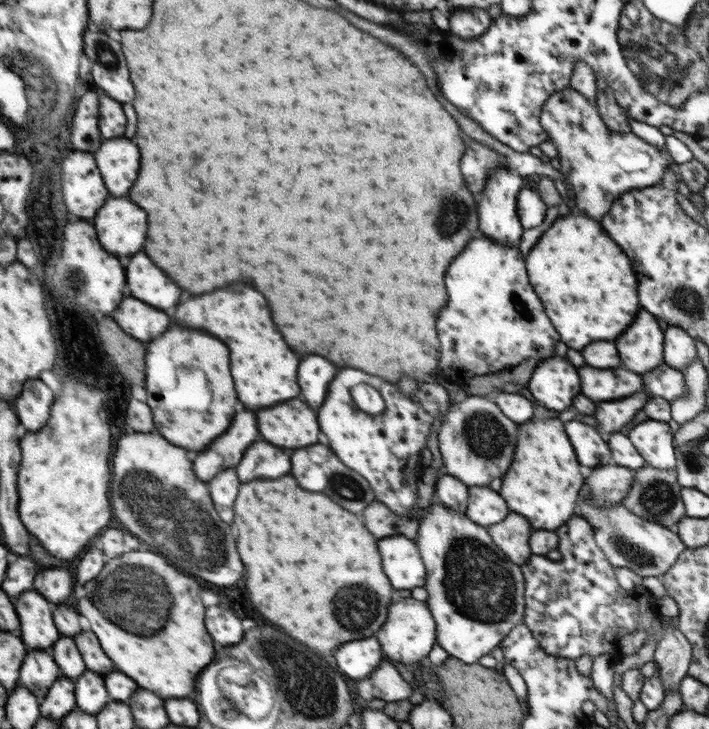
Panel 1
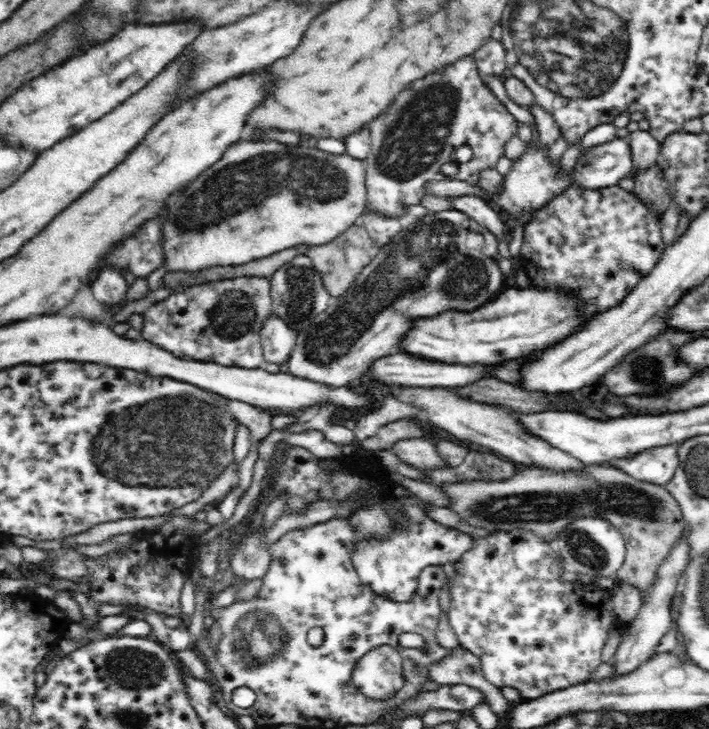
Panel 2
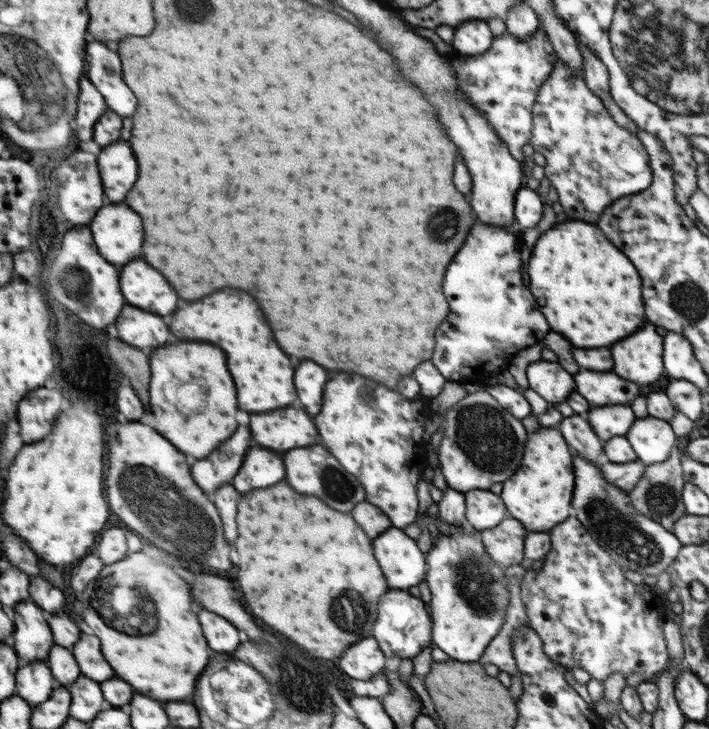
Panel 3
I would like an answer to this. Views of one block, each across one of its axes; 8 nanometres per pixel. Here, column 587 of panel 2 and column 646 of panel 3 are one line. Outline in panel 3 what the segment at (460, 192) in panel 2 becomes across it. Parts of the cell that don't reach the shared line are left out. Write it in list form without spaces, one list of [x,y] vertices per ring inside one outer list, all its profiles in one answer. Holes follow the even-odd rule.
[[[562,59],[556,63],[551,78],[540,86],[538,98],[532,111],[534,138],[530,146],[534,152],[546,158],[545,177],[550,180],[553,200],[562,204],[562,212],[570,220],[588,220],[596,222],[608,206],[626,196],[646,191],[654,182],[654,172],[646,148],[635,133],[616,124],[603,99],[587,87],[587,81],[568,68]]]

